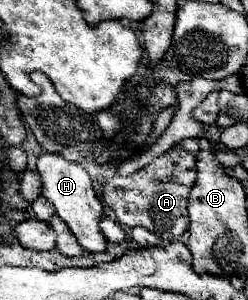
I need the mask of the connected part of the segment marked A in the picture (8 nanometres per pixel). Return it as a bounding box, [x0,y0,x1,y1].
[101,147,197,243]

